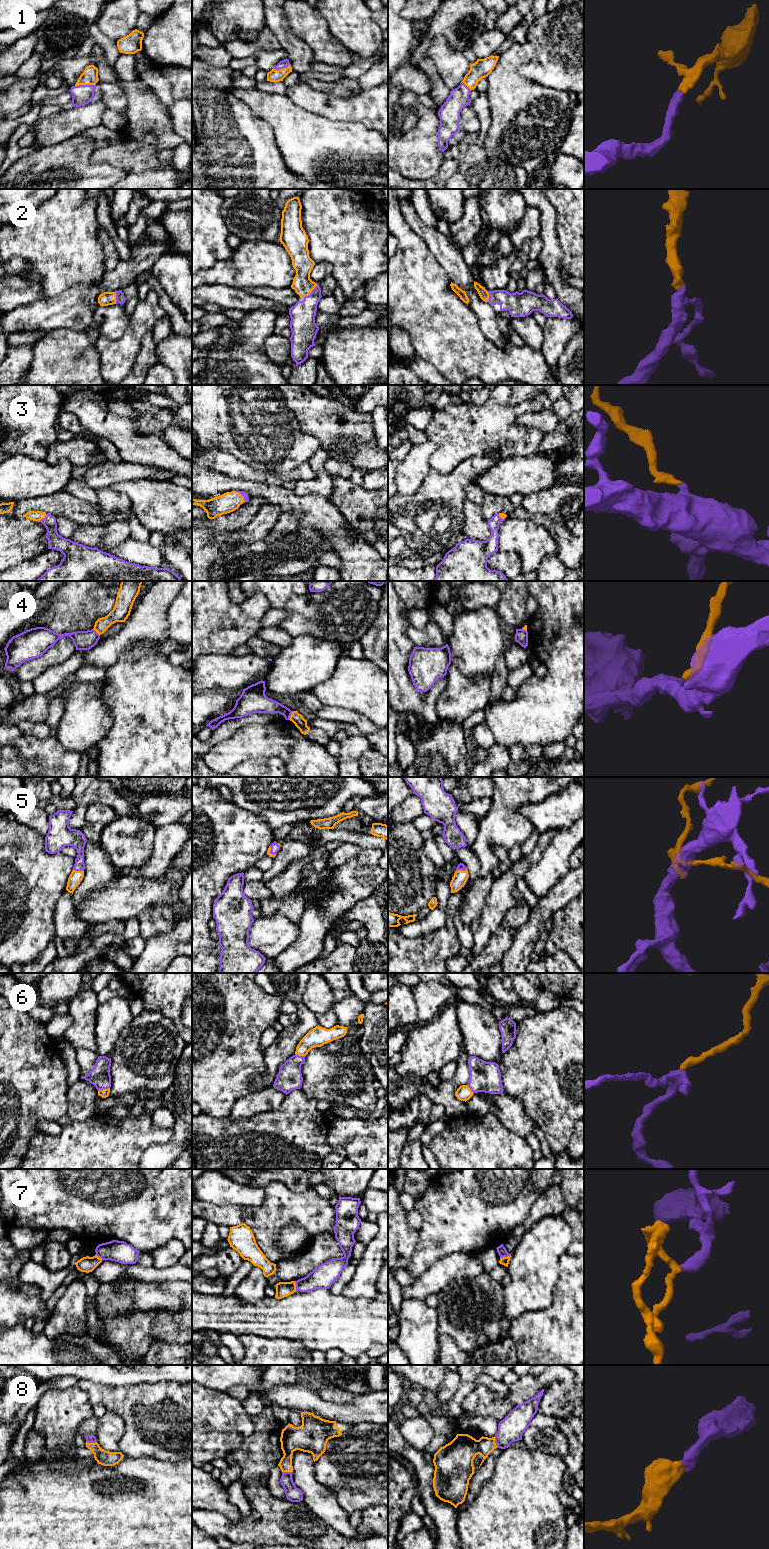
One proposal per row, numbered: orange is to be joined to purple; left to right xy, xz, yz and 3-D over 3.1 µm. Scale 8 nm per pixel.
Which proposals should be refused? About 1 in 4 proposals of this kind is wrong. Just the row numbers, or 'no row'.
4, 7

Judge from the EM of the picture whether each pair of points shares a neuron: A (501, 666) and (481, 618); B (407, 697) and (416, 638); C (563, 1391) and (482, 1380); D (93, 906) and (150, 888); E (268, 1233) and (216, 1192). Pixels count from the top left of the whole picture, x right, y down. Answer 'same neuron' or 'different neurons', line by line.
A: different neurons
B: different neurons
C: different neurons
D: same neuron
E: different neurons

